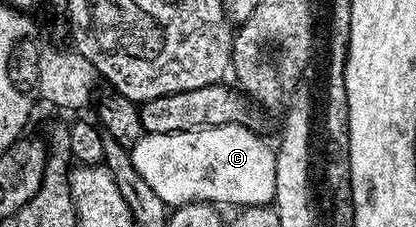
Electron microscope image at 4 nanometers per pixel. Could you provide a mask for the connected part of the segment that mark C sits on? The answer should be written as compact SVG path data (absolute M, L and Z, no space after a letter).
M248 123L196 128L175 134L146 132L132 146L129 156L140 177L166 206L208 202L214 206L272 205L275 194L274 145L257 137Z

